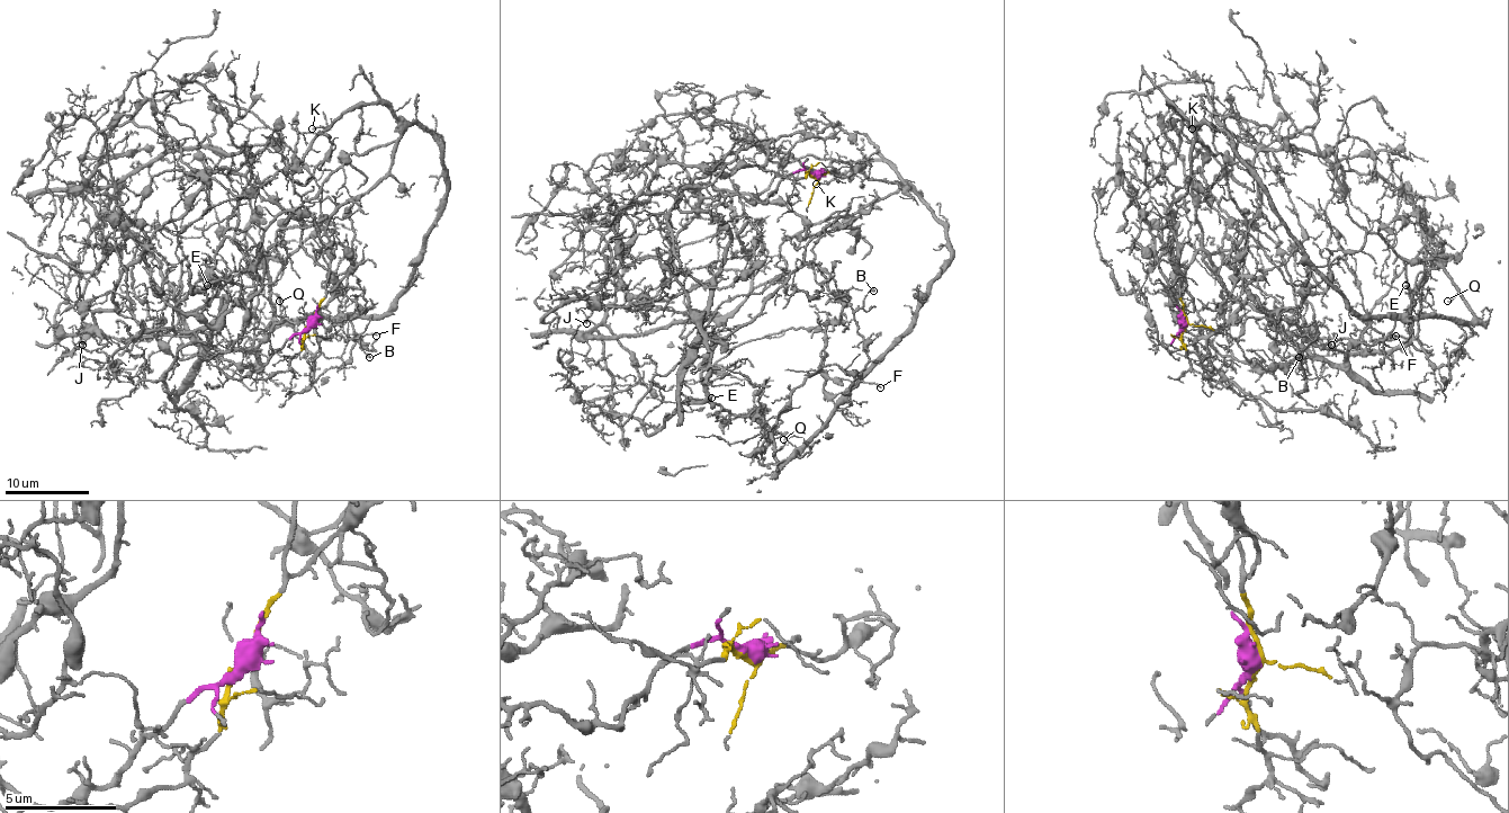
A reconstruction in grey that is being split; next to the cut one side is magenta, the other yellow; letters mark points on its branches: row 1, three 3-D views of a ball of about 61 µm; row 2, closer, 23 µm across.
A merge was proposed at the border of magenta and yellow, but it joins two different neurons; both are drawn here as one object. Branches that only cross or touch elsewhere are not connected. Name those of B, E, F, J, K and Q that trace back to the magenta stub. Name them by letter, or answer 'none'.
E, J

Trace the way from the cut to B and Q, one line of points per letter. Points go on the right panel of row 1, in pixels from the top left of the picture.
B: (1186, 324), (1169, 206), (1213, 124), (1301, 257), (1394, 322), (1373, 346), (1314, 339), (1300, 358)
Q: (1186, 324), (1169, 206), (1203, 124), (1363, 315), (1472, 320), (1461, 295), (1446, 301)

